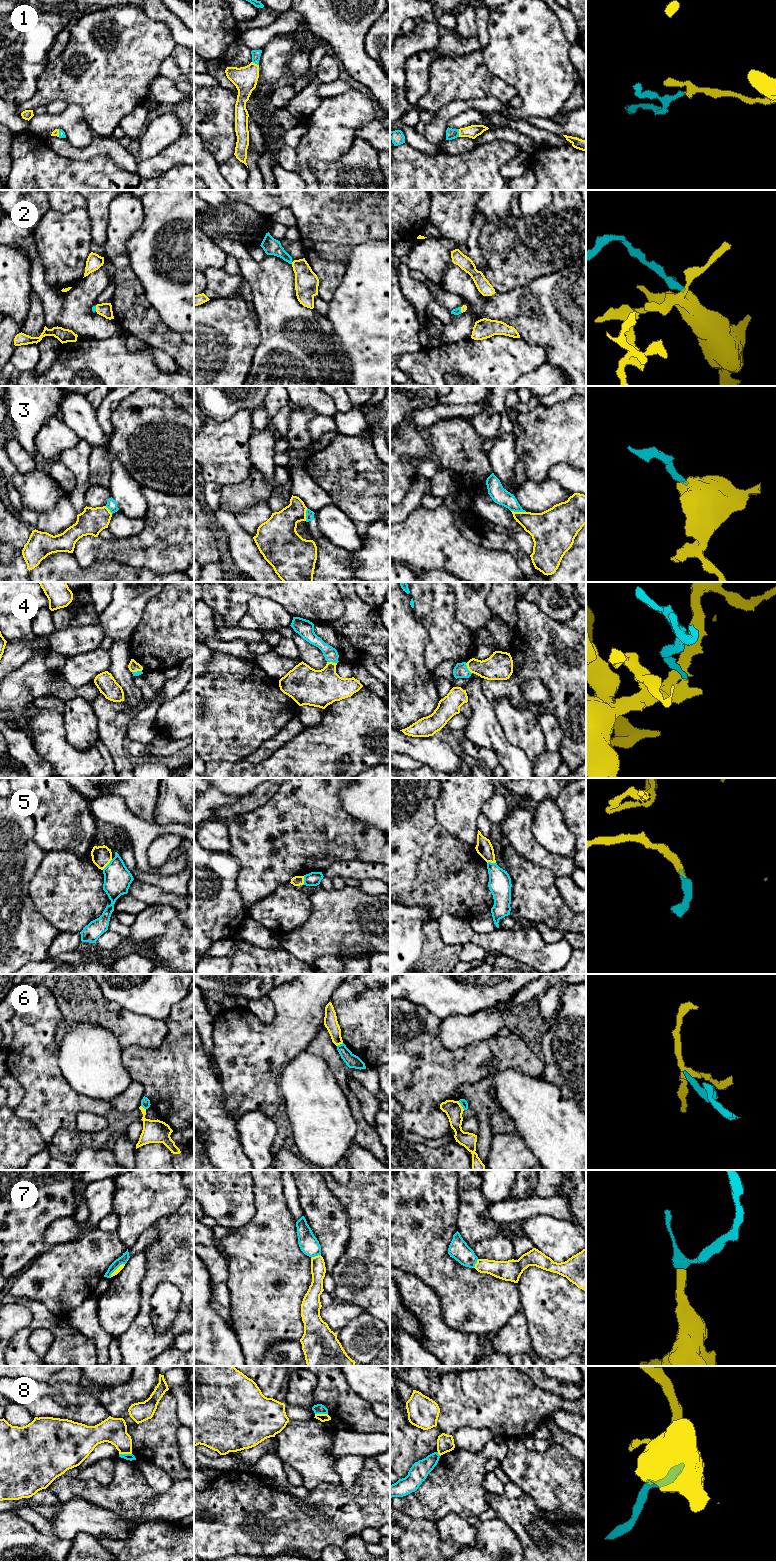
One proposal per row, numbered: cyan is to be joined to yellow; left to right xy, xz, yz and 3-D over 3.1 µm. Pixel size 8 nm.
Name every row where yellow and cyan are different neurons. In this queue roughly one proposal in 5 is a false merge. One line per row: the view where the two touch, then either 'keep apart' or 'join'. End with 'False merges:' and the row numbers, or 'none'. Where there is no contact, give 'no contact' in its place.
1: yz | join
2: yz | join
3: yz | keep apart
4: yz | join
5: xy | join
6: yz | keep apart
7: xy | join
8: xy | keep apart
False merges: 3, 6, 8

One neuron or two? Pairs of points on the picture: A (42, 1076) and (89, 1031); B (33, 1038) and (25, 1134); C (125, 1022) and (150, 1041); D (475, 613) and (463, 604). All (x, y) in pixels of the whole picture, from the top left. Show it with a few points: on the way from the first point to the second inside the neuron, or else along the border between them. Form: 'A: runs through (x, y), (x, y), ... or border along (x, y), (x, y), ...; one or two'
A: border along (58, 1044), (58, 1067), (68, 1082); two
B: border along (13, 1109), (18, 1116), (28, 1119), (42, 1137); two
C: runs through (131, 1028), (139, 1030), (144, 1035); one
D: runs through (472, 611), (466, 605); one

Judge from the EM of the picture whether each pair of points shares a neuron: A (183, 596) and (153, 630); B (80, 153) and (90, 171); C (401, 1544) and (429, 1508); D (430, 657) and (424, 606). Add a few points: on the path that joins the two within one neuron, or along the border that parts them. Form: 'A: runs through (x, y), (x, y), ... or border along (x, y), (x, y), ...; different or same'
A: runs through (179, 604), (161, 622); same
B: border along (61, 156), (75, 160), (107, 158); different
C: border along (400, 1510), (413, 1517), (424, 1518), (435, 1523); different
D: runs through (436, 644), (436, 619); same

